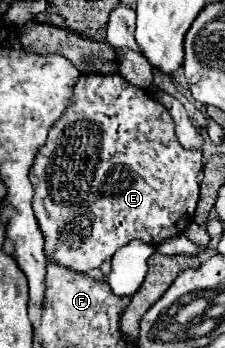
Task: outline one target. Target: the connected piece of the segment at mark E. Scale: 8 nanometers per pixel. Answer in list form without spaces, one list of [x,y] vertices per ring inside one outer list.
[[[82,74],[80,80],[76,82],[76,88],[74,88],[74,104],[50,128],[48,140],[38,150],[36,160],[30,168],[30,182],[34,186],[32,208],[34,208],[34,216],[38,220],[38,226],[40,226],[42,234],[44,234],[44,240],[46,240],[44,252],[46,252],[48,262],[56,262],[56,264],[62,264],[64,268],[86,274],[94,268],[100,268],[102,262],[110,260],[120,246],[124,246],[126,242],[130,242],[134,238],[156,246],[156,244],[160,244],[162,240],[166,240],[170,236],[182,234],[186,230],[186,226],[192,222],[196,202],[198,202],[198,196],[200,196],[200,184],[198,184],[200,168],[202,168],[202,154],[196,152],[196,150],[186,150],[178,144],[170,112],[162,104],[158,104],[158,100],[154,100],[146,90],[142,90],[138,86],[132,86],[120,74],[108,74],[108,76],[104,76],[104,74]]]

